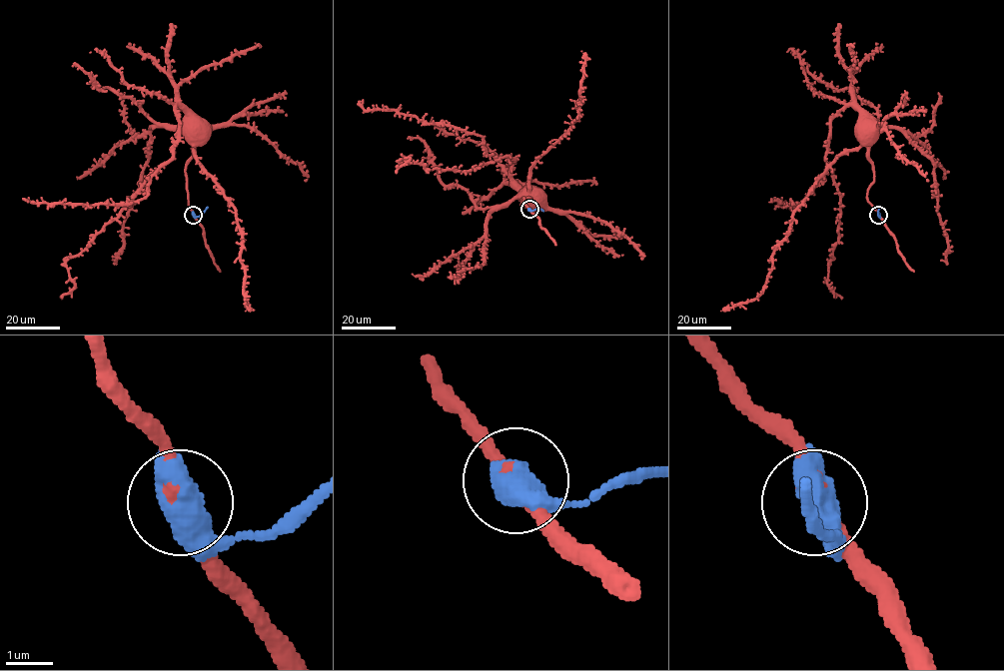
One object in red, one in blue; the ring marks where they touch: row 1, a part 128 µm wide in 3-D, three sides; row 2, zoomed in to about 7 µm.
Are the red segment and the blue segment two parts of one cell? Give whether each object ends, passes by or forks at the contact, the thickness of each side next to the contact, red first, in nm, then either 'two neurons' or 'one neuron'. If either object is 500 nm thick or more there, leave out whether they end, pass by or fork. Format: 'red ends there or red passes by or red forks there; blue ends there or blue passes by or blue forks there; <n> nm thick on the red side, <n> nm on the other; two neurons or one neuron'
380 nm thick on the red side, 500 nm on the other; two neurons

